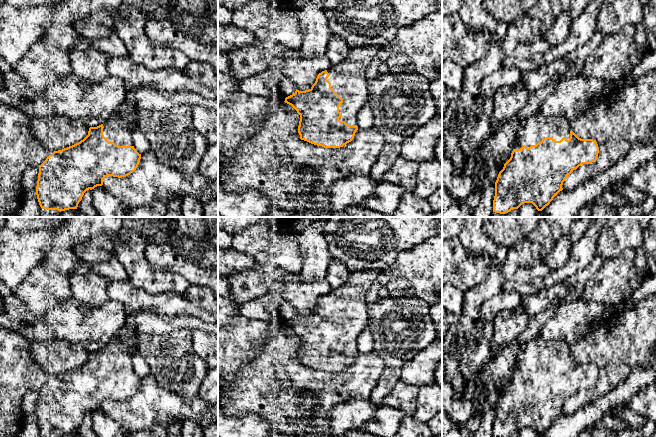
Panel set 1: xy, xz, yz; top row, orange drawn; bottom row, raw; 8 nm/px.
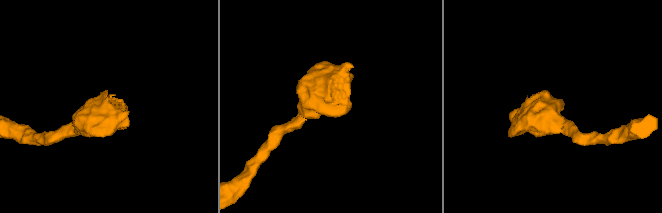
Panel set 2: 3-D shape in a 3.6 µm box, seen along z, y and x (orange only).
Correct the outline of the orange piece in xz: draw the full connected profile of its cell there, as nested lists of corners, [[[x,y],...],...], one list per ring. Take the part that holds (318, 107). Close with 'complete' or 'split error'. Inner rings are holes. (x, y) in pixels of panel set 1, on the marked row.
[[[379,45],[352,48],[340,63],[318,74],[309,90],[299,91],[285,98],[300,115],[300,139],[324,148],[340,148],[351,142],[358,130],[357,115],[368,102],[367,69],[383,47]]]; split error

